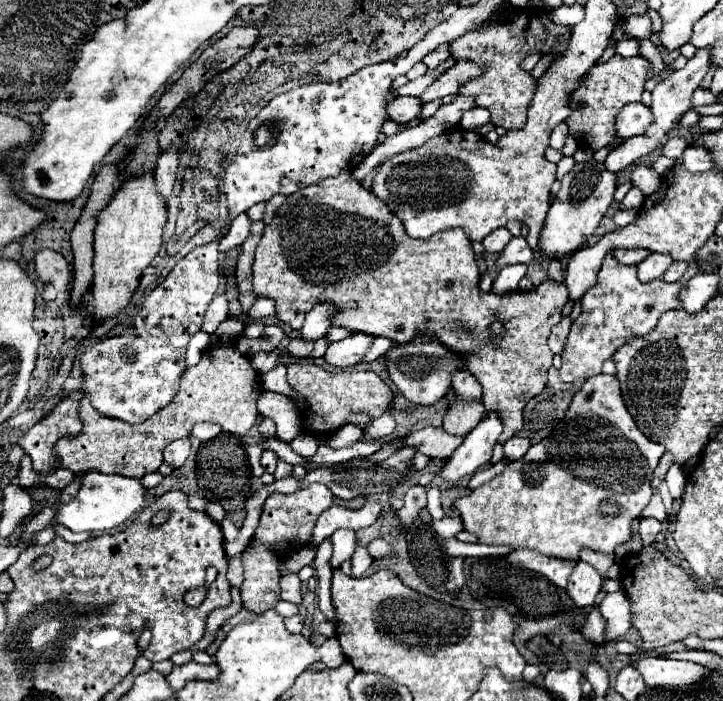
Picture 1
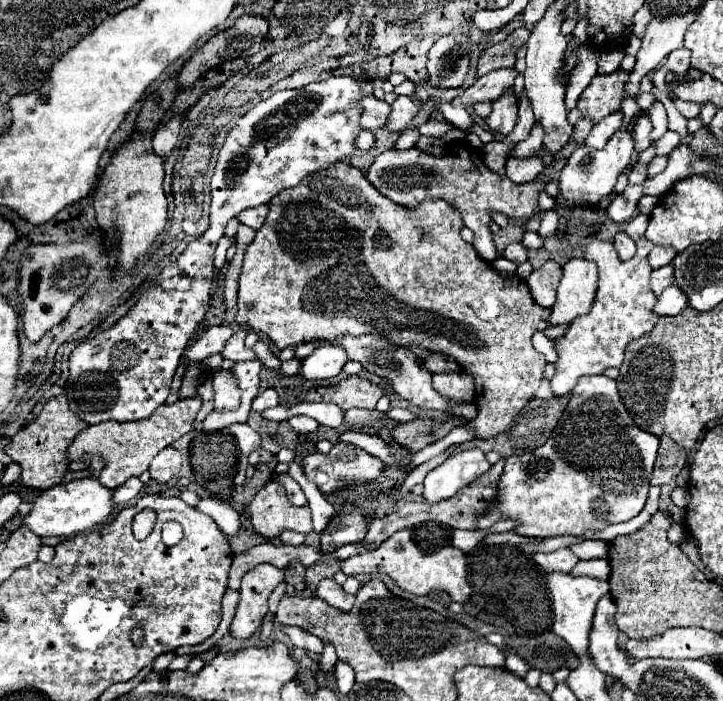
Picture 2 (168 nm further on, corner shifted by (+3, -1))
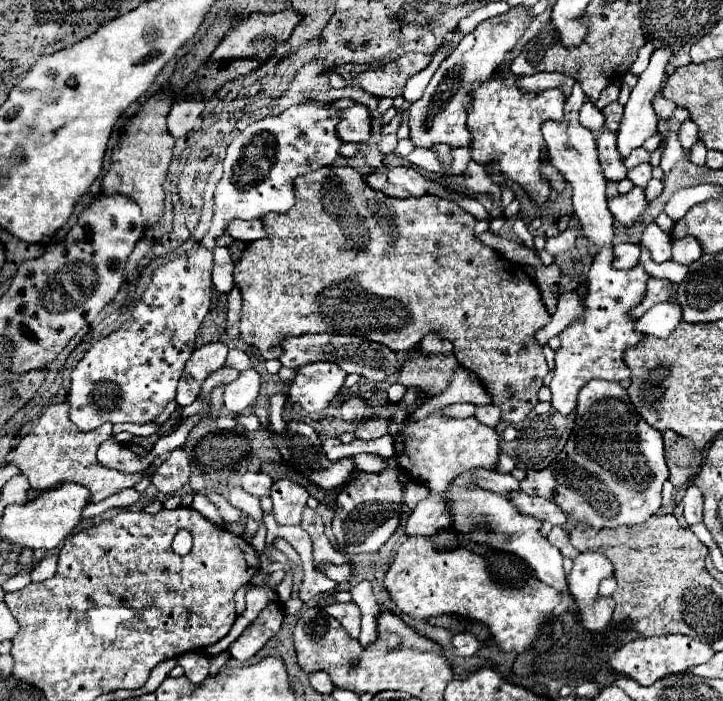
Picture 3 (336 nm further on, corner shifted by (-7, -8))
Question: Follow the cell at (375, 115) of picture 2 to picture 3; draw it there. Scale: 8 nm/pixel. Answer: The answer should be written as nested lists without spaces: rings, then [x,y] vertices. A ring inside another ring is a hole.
[[[355,104],[343,110],[343,120],[339,122],[339,136],[345,142],[363,144],[371,138],[371,112],[363,104]]]

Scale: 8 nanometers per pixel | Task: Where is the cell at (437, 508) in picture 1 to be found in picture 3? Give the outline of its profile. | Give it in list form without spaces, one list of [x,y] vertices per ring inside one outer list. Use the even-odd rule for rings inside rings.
[[[461,632],[461,634],[455,634],[453,646],[455,646],[457,656],[471,656],[483,646],[483,642],[475,638],[471,632]]]

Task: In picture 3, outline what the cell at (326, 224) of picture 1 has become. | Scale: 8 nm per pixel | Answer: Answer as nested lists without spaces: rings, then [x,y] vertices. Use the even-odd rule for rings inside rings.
[[[327,166],[319,168],[315,172],[309,172],[307,176],[299,176],[295,184],[295,206],[285,214],[267,214],[263,222],[267,224],[267,238],[255,240],[247,244],[243,250],[241,260],[235,266],[235,284],[241,288],[243,294],[243,310],[241,310],[241,338],[257,348],[257,354],[263,360],[273,360],[283,354],[281,342],[289,336],[303,336],[303,334],[353,334],[353,336],[367,336],[373,342],[379,342],[395,352],[411,352],[419,346],[419,342],[427,334],[437,334],[443,340],[449,340],[455,348],[455,358],[467,366],[469,370],[475,370],[483,386],[493,398],[493,406],[501,408],[501,422],[517,424],[521,422],[533,406],[539,402],[537,392],[543,386],[543,378],[549,372],[547,360],[543,356],[541,344],[535,340],[535,332],[551,322],[551,316],[541,300],[541,292],[537,284],[531,280],[531,276],[525,272],[523,266],[507,260],[493,248],[485,246],[473,236],[473,224],[477,222],[473,214],[465,212],[457,202],[439,198],[439,196],[423,196],[419,200],[397,200],[389,198],[383,192],[373,190],[365,184],[359,170],[351,166]]]

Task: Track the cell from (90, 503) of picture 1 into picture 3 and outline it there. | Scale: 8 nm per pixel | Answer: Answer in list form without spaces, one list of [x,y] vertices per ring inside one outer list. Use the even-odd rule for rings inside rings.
[[[69,482],[55,490],[43,492],[39,498],[31,500],[25,506],[7,506],[1,518],[1,536],[21,548],[27,546],[31,550],[53,550],[73,534],[73,528],[81,524],[83,510],[89,506],[89,498],[91,494],[85,486]]]

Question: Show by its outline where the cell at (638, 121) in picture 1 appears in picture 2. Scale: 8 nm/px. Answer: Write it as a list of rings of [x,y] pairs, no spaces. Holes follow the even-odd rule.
[[[619,111],[609,115],[609,117],[605,117],[603,121],[595,123],[591,133],[589,133],[589,137],[585,139],[585,145],[593,147],[593,149],[603,149],[605,143],[609,141],[609,137],[621,127],[621,123],[623,123],[623,115]]]

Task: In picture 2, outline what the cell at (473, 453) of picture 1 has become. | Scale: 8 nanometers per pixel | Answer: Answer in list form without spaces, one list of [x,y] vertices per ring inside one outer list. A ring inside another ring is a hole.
[[[481,449],[459,451],[443,465],[427,473],[423,481],[423,501],[429,505],[445,501],[457,495],[457,491],[473,483],[475,477],[481,477],[481,473],[487,473],[489,469],[491,463],[485,459]]]

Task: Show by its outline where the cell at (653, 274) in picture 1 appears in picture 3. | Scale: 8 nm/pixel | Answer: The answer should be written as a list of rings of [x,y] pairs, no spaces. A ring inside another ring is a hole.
[[[677,240],[673,242],[673,262],[679,264],[691,264],[693,260],[697,260],[703,254],[703,250],[699,248],[697,240]]]

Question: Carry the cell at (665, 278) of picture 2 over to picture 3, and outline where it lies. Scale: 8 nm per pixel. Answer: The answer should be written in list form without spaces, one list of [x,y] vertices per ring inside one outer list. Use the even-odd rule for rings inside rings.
[[[651,278],[647,282],[647,292],[643,298],[643,304],[639,308],[635,308],[635,312],[631,312],[631,316],[639,318],[643,316],[649,308],[653,308],[659,302],[667,302],[671,298],[673,292],[673,282],[671,280],[659,280],[659,278]]]

